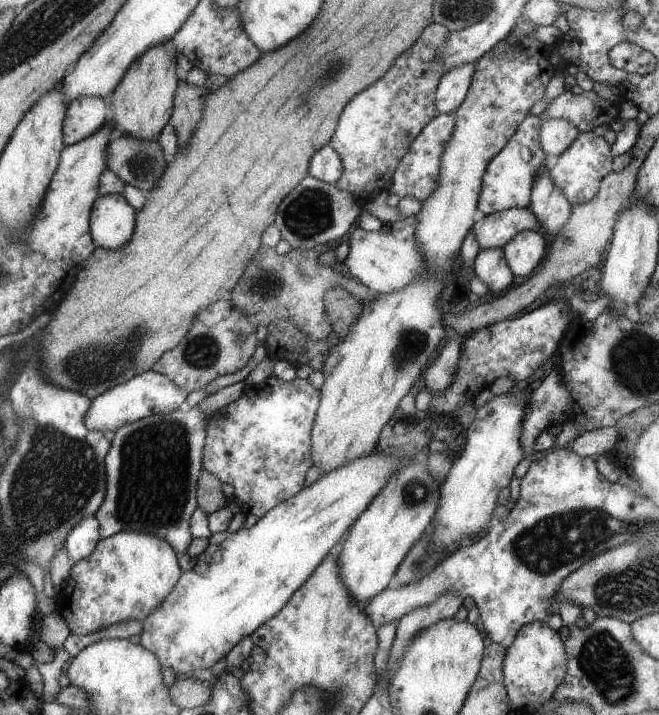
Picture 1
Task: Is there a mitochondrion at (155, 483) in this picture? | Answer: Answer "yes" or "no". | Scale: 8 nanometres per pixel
yes

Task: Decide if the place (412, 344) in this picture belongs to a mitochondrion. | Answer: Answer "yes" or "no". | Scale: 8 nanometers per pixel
yes

